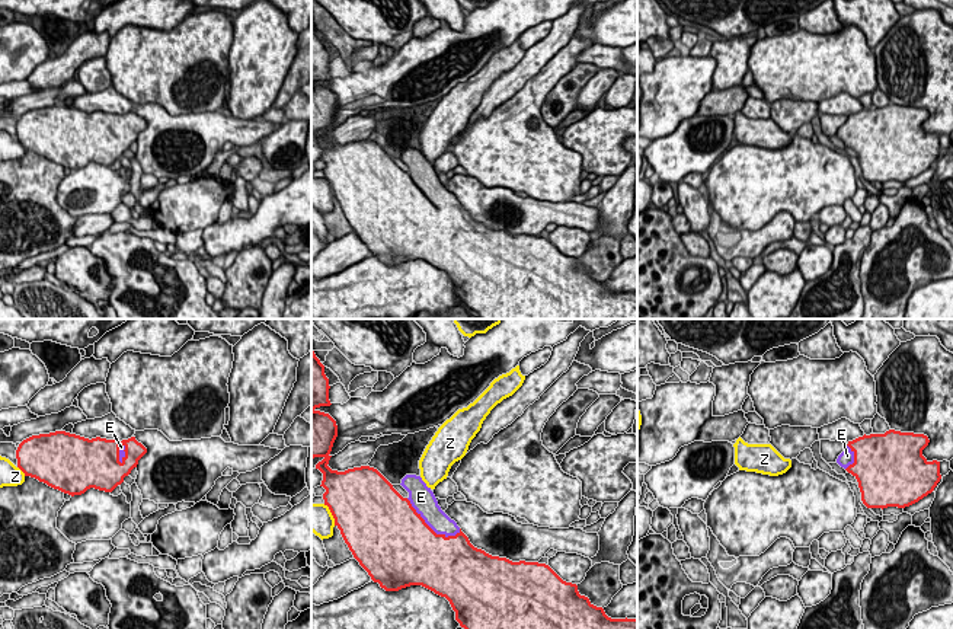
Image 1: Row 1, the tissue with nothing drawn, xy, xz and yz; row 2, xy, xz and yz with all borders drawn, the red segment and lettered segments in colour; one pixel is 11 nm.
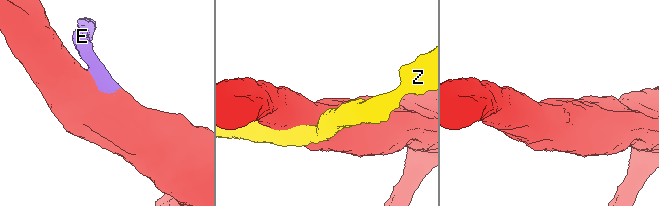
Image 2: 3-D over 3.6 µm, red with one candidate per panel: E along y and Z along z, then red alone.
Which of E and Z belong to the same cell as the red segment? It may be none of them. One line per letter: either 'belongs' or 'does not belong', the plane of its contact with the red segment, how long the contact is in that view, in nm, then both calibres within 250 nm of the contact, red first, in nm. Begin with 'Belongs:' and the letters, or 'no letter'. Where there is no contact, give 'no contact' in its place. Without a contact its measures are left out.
Belongs: E
E: belongs; contact in xz; length 700 nm; calibres 500 and 240 nm
Z: does not belong; contact in xy; length 140 nm; calibres 480 and 240 nm

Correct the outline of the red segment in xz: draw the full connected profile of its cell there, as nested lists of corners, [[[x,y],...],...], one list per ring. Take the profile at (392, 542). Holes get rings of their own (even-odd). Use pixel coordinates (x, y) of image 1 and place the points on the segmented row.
[[[311,348],[311,457],[323,459],[316,469],[323,473],[320,486],[326,489],[324,505],[329,507],[335,526],[340,530],[354,558],[381,588],[399,591],[410,585],[422,585],[450,601],[455,612],[455,620],[464,629],[637,629],[637,619],[608,617],[602,607],[594,606],[588,597],[579,594],[576,584],[563,581],[549,565],[512,562],[474,547],[457,523],[441,510],[434,492],[420,476],[406,475],[402,479],[400,485],[409,492],[409,497],[403,498],[374,467],[332,470],[327,464],[338,437],[338,425],[329,414],[319,411],[320,406],[332,405],[329,389],[324,365]]]

